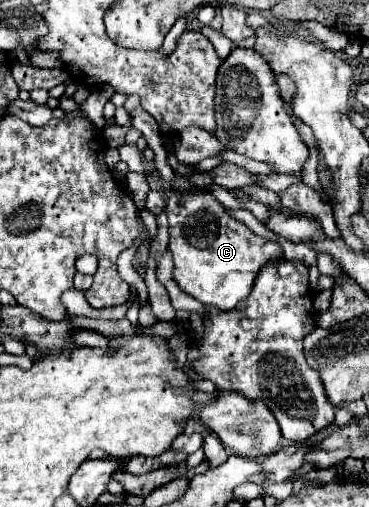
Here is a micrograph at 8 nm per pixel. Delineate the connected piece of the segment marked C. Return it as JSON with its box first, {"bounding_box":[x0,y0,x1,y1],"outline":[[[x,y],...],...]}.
{"bounding_box":[167,190,281,310],"outline":[[[169,190],[167,216],[169,216],[169,252],[173,254],[173,262],[175,262],[173,280],[179,284],[183,292],[191,294],[201,304],[209,304],[209,306],[215,304],[219,310],[233,310],[241,300],[249,296],[259,268],[267,260],[281,256],[281,248],[275,242],[263,240],[261,236],[253,234],[245,224],[231,218],[211,194],[195,194],[195,196],[187,196],[185,200],[179,200],[179,196]]]}

